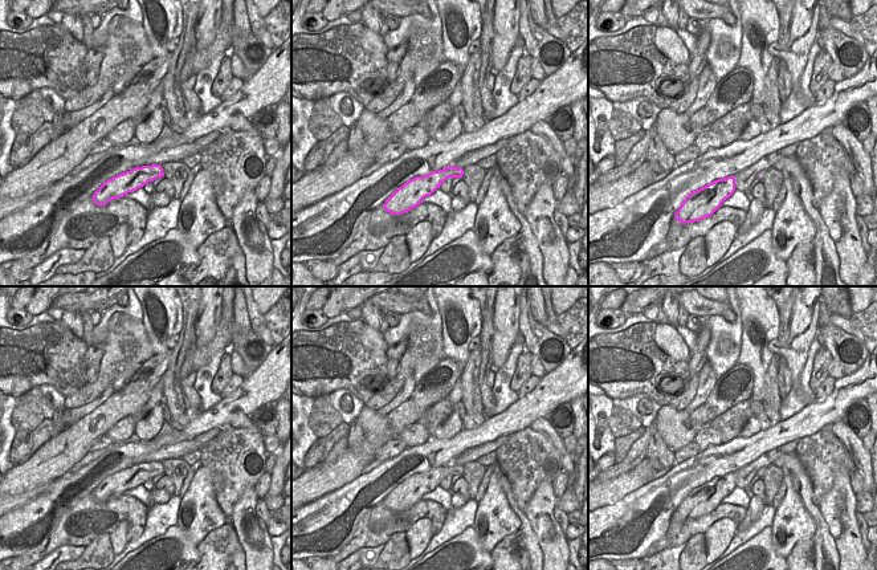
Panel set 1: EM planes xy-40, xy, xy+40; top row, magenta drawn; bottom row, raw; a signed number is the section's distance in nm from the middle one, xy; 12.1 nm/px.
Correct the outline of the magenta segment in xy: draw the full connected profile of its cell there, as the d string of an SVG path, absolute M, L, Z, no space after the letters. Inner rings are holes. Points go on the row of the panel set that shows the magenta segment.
M454 166L432 171L424 176L416 176L399 187L383 204L391 215L401 215L423 203L431 196L448 178L462 178L464 170Z

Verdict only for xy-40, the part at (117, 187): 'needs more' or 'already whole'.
already whole

